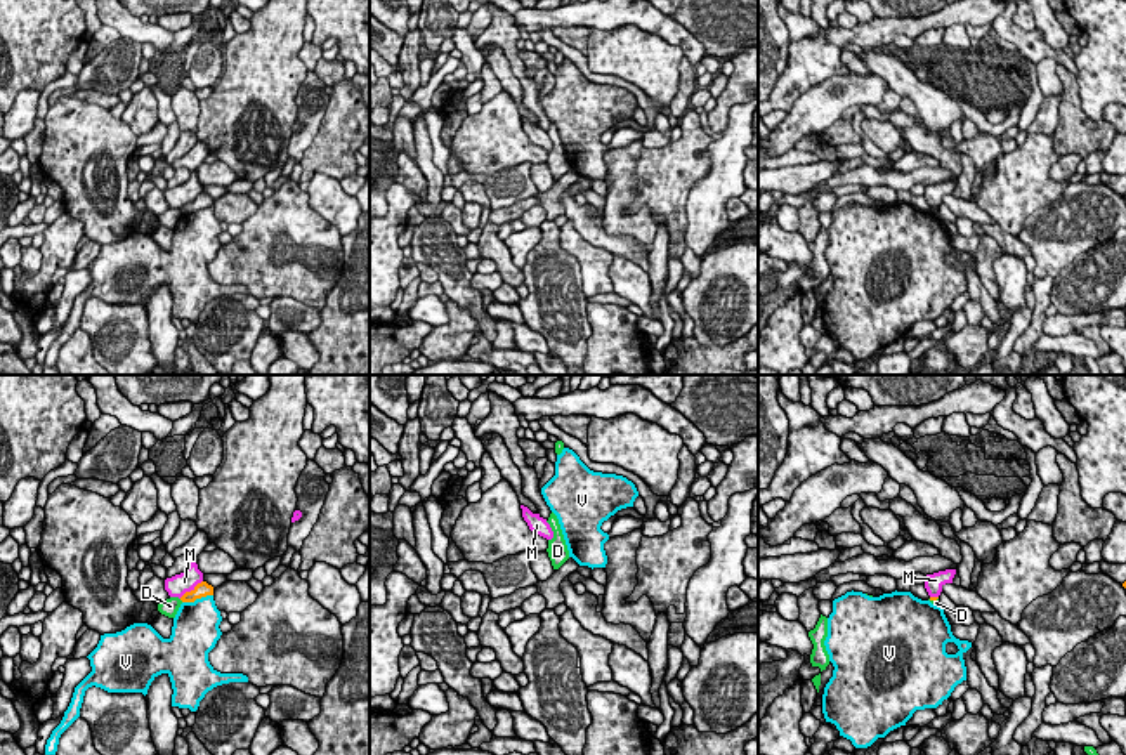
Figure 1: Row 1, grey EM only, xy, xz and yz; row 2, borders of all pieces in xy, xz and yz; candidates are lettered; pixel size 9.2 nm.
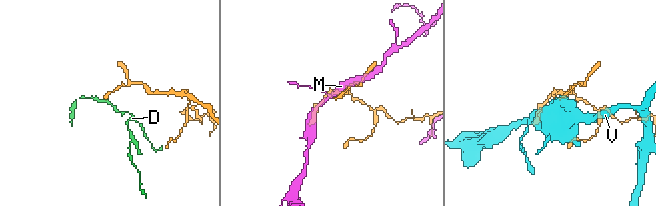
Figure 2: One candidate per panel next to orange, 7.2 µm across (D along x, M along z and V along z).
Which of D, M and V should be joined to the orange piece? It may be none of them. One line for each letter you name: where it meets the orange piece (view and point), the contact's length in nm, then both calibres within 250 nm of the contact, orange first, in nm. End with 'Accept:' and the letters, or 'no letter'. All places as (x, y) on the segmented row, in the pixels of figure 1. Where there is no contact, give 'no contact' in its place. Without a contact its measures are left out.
Accept: no letter

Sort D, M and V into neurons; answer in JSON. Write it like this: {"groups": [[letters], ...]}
{"groups": [["D"], ["M"], ["V"]]}

